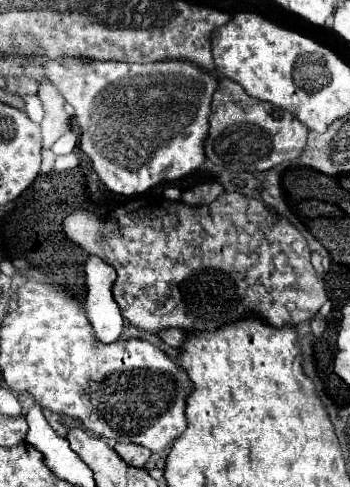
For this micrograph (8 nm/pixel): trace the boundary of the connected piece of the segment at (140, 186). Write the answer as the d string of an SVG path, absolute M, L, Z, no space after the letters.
M61 57L61 59L15 59L21 65L37 61L43 65L47 79L55 83L65 101L75 109L75 119L81 127L81 149L89 155L95 173L107 185L109 191L133 197L147 189L163 183L177 181L187 173L195 171L203 161L203 139L209 121L211 95L217 89L217 77L193 67L185 61L163 61L163 63L121 63L121 61L95 61L83 57Z

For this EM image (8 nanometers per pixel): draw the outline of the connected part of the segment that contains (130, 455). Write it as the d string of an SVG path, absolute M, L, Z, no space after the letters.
M117 443L115 451L121 455L121 459L133 467L145 467L145 463L151 457L151 451L141 447L141 445L127 445L127 443Z

